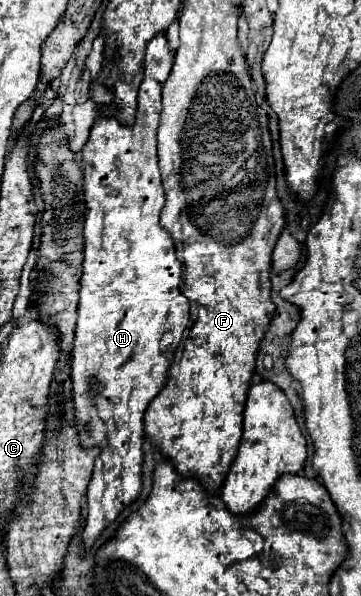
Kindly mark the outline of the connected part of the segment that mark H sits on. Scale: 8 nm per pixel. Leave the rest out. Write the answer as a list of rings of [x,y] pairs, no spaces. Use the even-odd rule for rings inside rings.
[[[166,35],[154,37],[146,49],[144,79],[138,93],[134,127],[124,127],[114,117],[96,115],[90,139],[82,149],[84,199],[88,215],[84,223],[84,273],[80,281],[80,305],[70,379],[80,445],[84,445],[84,449],[102,449],[100,457],[96,457],[92,485],[88,487],[88,517],[82,531],[82,541],[86,549],[92,549],[100,533],[122,513],[126,505],[136,501],[142,491],[142,417],[148,403],[162,391],[172,363],[172,355],[164,355],[160,351],[160,339],[168,331],[174,333],[176,339],[182,337],[184,329],[190,323],[188,299],[180,291],[182,263],[176,259],[176,249],[170,233],[160,225],[164,189],[156,155],[156,131],[162,111],[162,85],[168,79],[172,65],[174,55],[168,51]]]

